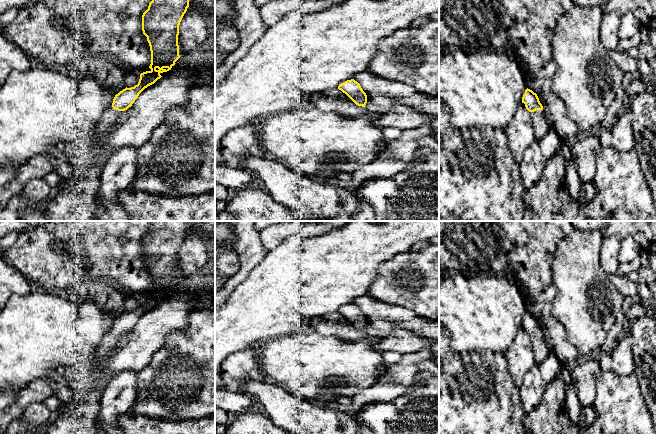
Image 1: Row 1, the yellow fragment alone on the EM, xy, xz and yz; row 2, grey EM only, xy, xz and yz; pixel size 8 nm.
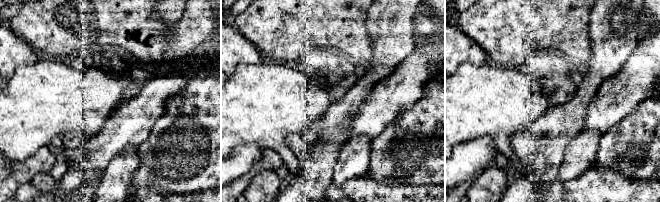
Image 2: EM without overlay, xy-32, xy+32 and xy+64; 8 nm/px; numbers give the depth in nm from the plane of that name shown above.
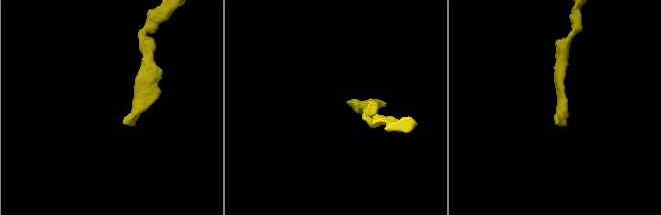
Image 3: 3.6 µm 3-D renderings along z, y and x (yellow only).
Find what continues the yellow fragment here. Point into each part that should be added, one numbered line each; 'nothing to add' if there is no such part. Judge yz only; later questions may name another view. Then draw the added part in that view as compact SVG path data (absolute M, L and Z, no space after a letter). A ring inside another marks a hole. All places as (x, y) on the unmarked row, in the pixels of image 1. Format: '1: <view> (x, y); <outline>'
1: yz (540, 348); M536 334L529 337L532 342L535 364L540 364L547 357L549 352L544 334Z

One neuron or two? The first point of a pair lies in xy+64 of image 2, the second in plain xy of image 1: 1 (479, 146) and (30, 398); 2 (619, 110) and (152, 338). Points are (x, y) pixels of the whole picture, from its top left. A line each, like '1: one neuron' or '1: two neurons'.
1: two neurons
2: one neuron

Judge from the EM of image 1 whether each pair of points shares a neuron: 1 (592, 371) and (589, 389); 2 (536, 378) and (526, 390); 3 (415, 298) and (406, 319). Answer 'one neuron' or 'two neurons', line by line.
1: one neuron
2: one neuron
3: two neurons

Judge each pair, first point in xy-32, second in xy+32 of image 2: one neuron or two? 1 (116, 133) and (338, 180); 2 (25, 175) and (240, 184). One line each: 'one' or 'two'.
1: two
2: one

